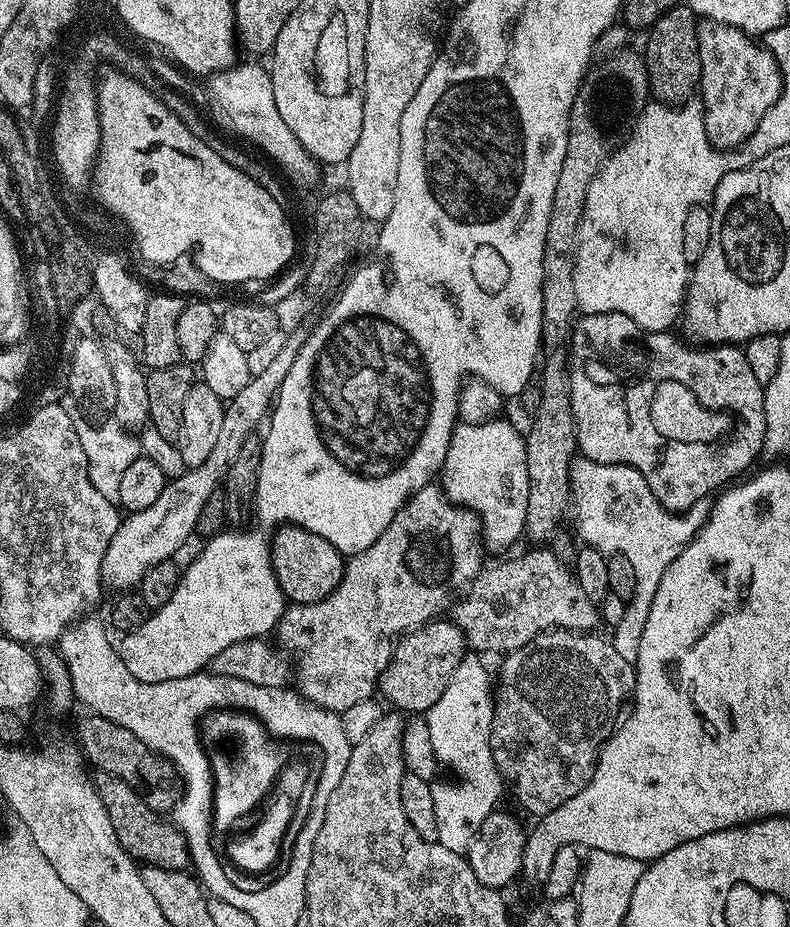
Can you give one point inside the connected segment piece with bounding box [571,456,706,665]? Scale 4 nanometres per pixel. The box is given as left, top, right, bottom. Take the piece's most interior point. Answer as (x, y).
(602, 493)

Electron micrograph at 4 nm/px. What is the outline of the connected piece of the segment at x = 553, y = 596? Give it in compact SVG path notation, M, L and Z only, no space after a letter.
M536 546L533 552L524 552L513 560L504 560L501 564L485 567L472 581L470 587L455 601L450 612L452 623L462 630L469 649L477 653L500 652L507 654L526 646L534 637L554 628L567 628L569 632L591 633L595 624L601 623L598 604L586 598L576 573L568 568L548 549L548 546Z

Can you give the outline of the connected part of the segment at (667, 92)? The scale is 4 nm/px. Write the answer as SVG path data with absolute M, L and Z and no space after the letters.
M678 2L647 33L648 45L642 48L648 71L648 90L653 101L679 106L689 103L700 86L700 51L696 30L698 17L687 3Z

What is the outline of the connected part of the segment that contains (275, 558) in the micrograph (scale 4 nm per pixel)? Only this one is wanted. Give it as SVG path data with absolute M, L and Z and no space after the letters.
M281 524L271 533L270 547L272 550L272 569L276 575L278 586L284 592L285 601L293 604L313 604L326 598L336 589L338 582L342 582L342 574L346 563L345 553L339 552L333 544L326 542L318 534L296 524Z

